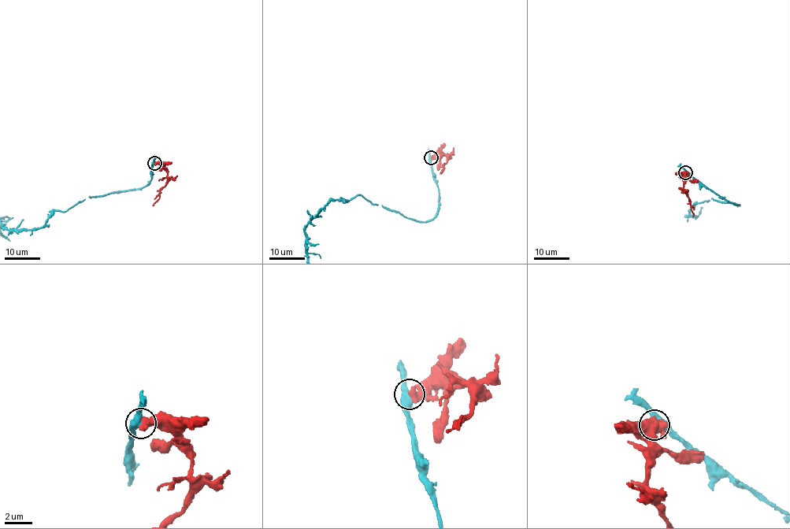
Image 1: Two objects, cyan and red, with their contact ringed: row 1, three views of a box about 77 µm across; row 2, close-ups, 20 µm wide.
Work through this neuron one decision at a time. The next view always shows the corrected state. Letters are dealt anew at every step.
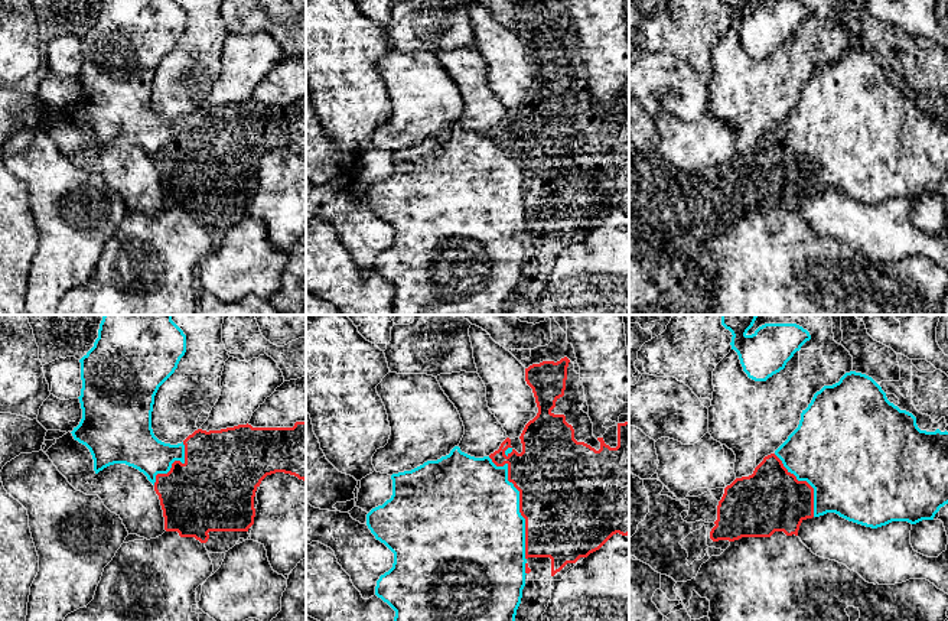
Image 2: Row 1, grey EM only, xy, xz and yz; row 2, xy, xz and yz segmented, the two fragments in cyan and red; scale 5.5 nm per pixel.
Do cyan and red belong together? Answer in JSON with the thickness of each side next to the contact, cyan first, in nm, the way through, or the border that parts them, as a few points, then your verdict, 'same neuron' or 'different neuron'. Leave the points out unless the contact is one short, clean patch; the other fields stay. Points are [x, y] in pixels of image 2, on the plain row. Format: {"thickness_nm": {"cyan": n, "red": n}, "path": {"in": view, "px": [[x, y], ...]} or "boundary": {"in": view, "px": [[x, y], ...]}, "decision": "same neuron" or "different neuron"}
{"thickness_nm": {"cyan": 500, "red": 480}, "decision": "different neuron"}

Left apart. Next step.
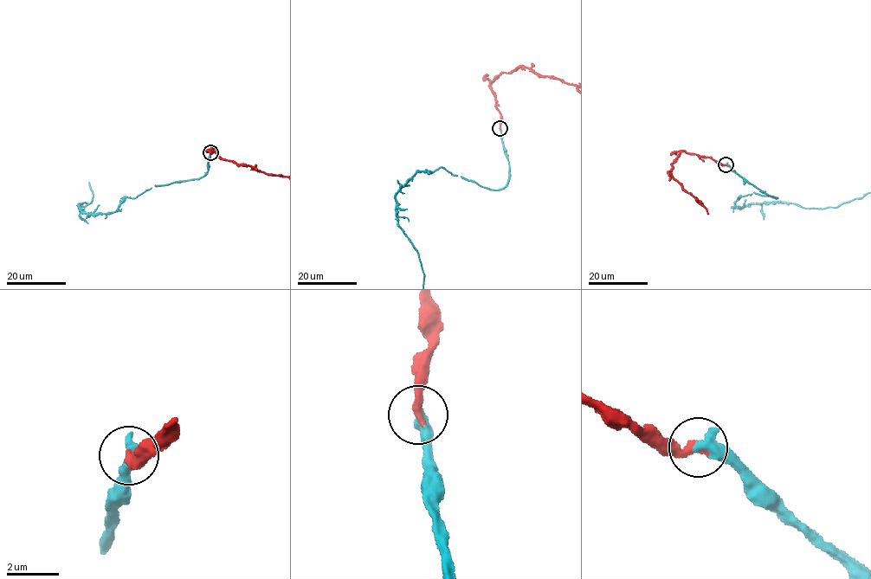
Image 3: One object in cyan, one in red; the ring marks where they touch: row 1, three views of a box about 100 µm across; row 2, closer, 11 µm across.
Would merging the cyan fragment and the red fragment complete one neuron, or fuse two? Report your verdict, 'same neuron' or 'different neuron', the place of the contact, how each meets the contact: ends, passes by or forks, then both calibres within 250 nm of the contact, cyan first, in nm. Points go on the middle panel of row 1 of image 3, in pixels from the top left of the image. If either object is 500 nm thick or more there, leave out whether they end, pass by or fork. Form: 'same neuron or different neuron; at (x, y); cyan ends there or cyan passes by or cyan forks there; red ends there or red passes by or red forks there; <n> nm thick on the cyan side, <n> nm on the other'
same neuron; at (500, 128); cyan ends there; red ends there; 480 nm thick on the cyan side, 360 nm on the other

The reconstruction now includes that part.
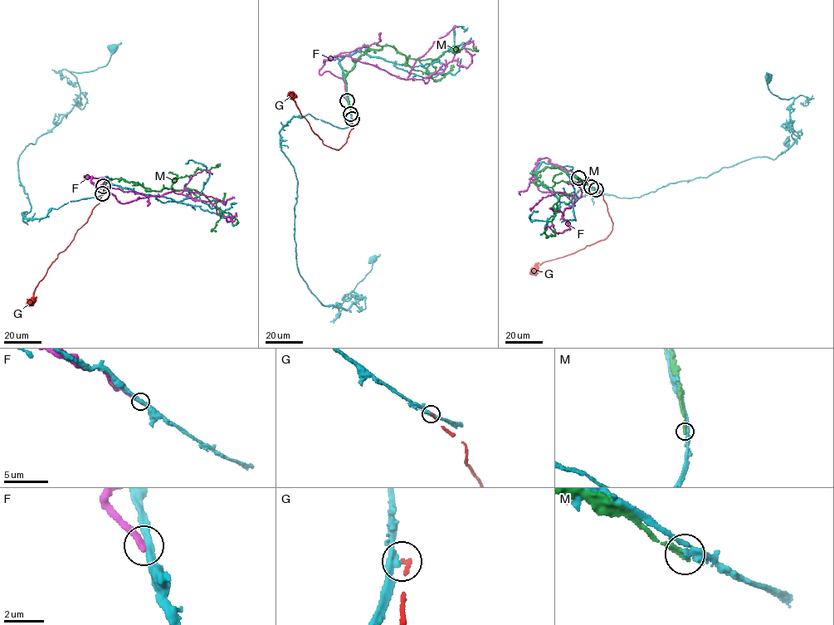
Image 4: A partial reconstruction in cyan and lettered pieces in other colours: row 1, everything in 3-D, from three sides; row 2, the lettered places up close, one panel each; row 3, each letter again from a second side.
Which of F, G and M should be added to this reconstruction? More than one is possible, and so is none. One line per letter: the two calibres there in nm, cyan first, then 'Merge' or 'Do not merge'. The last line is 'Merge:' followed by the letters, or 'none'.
F: Thickness 320 nm (cyan) against 360 nm. Do not merge
G: Thickness 300 nm (cyan) against 180 nm. Do not merge
M: Thickness 280 nm (cyan) against 320 nm. Do not merge
Merge: none

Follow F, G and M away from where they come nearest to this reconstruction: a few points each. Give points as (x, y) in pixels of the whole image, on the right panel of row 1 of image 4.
F: (578, 178), (547, 158), (537, 163), (540, 191), (575, 199), (562, 215), (569, 228), (547, 227), (554, 226)
G: (596, 189), (602, 195), (613, 223), (611, 233), (579, 251), (538, 264), (531, 274)
M: (591, 187), (556, 167), (538, 172), (534, 183), (559, 195), (553, 207), (555, 232), (548, 236)

